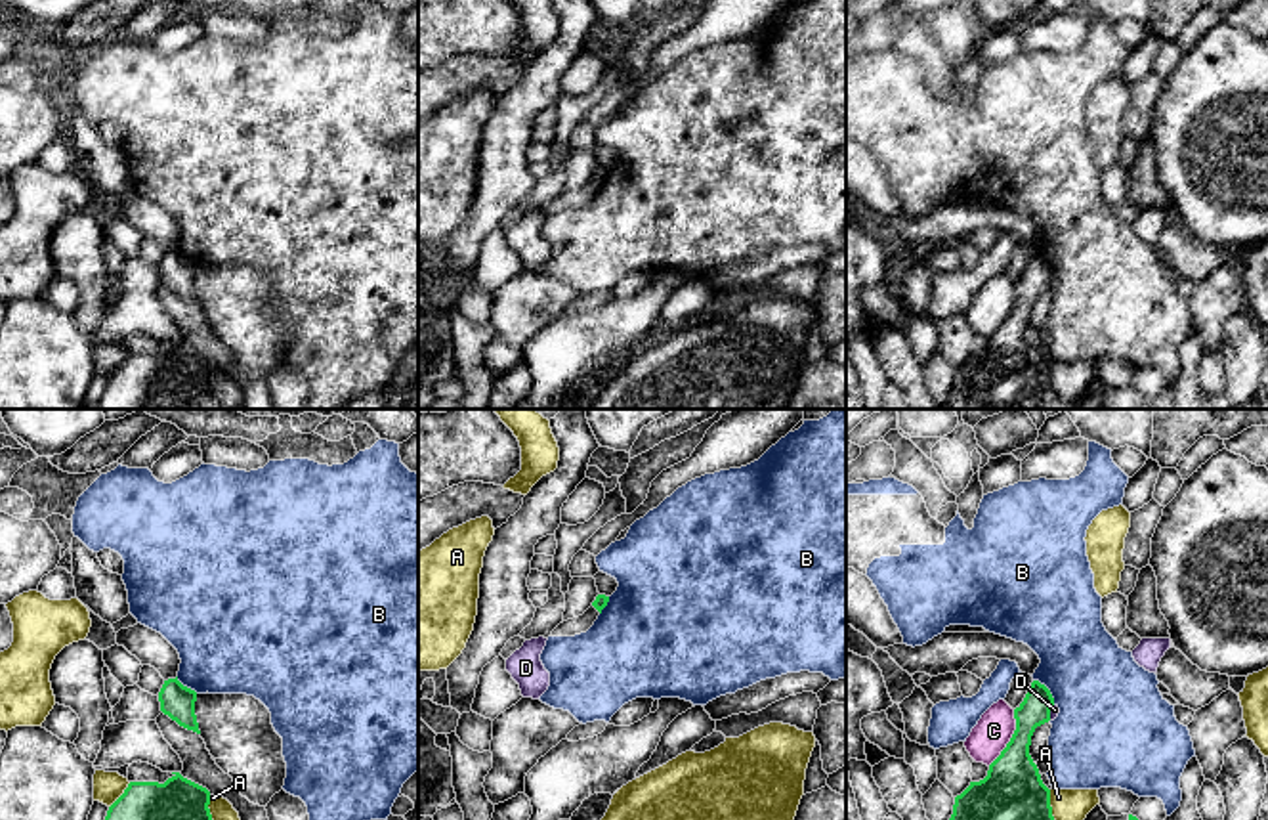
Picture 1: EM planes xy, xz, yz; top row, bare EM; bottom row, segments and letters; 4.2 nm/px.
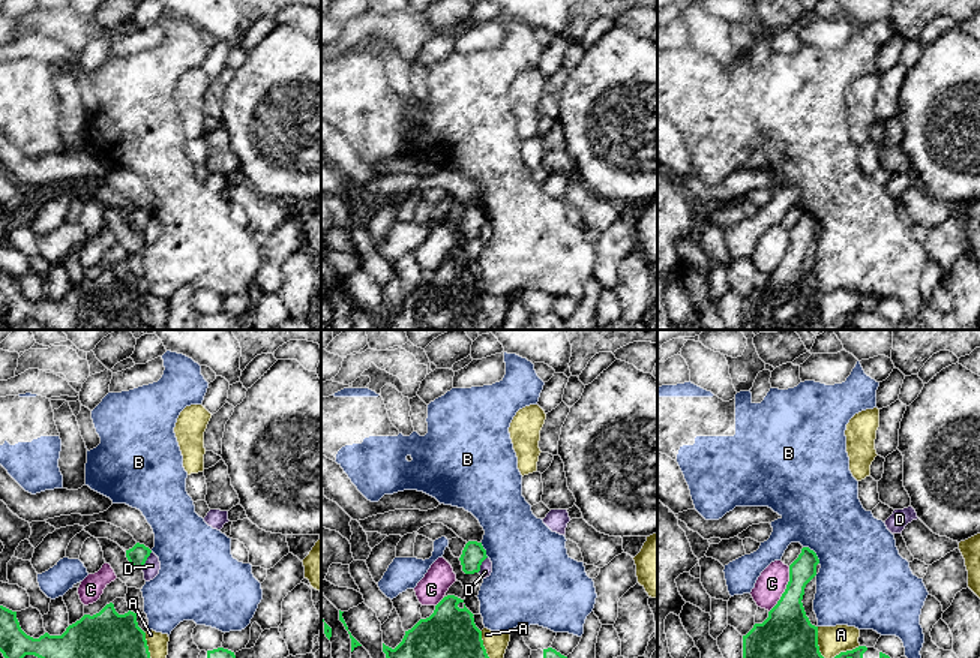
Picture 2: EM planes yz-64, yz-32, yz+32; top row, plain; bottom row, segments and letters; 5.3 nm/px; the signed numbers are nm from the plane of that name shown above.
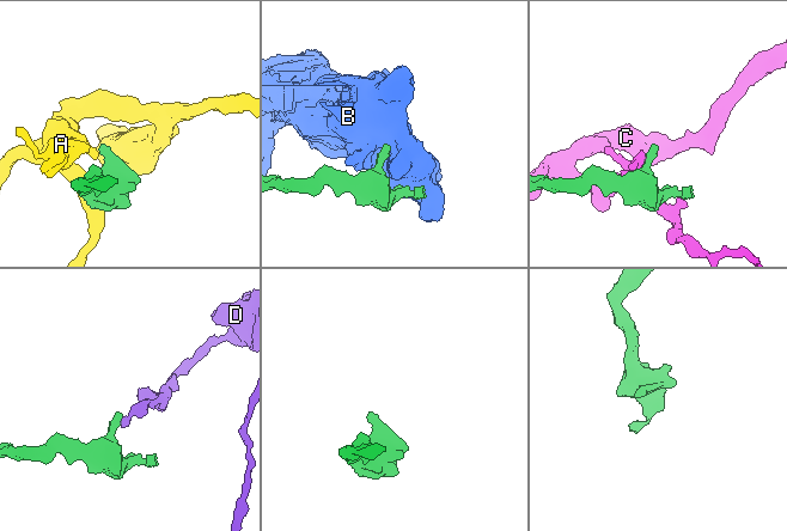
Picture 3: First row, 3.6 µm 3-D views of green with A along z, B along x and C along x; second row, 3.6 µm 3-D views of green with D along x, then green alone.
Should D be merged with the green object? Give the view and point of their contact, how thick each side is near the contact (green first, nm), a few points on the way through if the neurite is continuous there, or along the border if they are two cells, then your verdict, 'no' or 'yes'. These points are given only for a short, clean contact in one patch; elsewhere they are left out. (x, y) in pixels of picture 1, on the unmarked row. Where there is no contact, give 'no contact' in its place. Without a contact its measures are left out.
yz (1049, 283) | 140/40 nm | along yz (1053, 276), (1049, 291) | no

